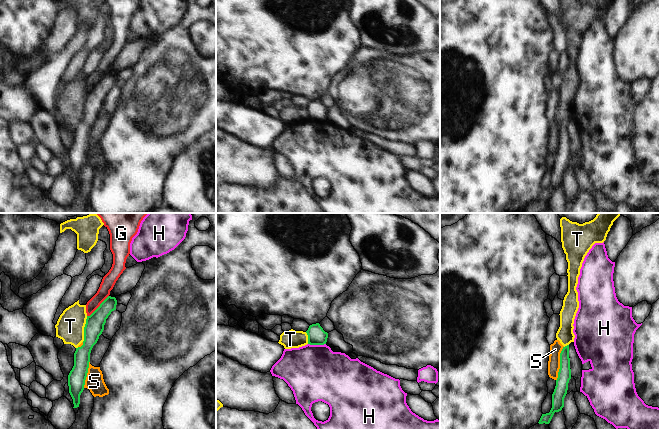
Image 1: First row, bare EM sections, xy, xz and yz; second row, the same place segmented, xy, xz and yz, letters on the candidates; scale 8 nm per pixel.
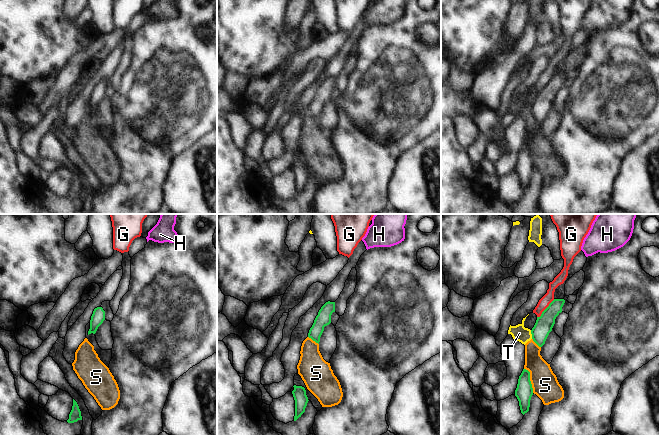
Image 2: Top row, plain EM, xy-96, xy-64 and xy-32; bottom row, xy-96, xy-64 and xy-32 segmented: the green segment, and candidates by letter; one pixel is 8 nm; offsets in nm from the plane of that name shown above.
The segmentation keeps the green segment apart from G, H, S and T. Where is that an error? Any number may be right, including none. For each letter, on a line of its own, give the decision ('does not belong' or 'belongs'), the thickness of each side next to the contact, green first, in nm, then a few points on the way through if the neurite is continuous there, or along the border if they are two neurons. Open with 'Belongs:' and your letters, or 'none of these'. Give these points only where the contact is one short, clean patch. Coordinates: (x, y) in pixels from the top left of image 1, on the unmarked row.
Belongs: none of these
G: does not belong; calibres 150 and 110 nm; border xy (108, 71), (87, 92)
H: does not belong; calibres 140 and 460 nm
S: does not belong; calibres 110 and 100 nm; border yz (563, 122), (560, 128), (560, 144), (556, 156)
T: does not belong; calibres 150 and 220 nm; border xy (87, 92), (84, 103), (84, 115), (82, 117)

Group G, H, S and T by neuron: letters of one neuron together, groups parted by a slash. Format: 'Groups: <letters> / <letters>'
Groups: G / H / S T.

